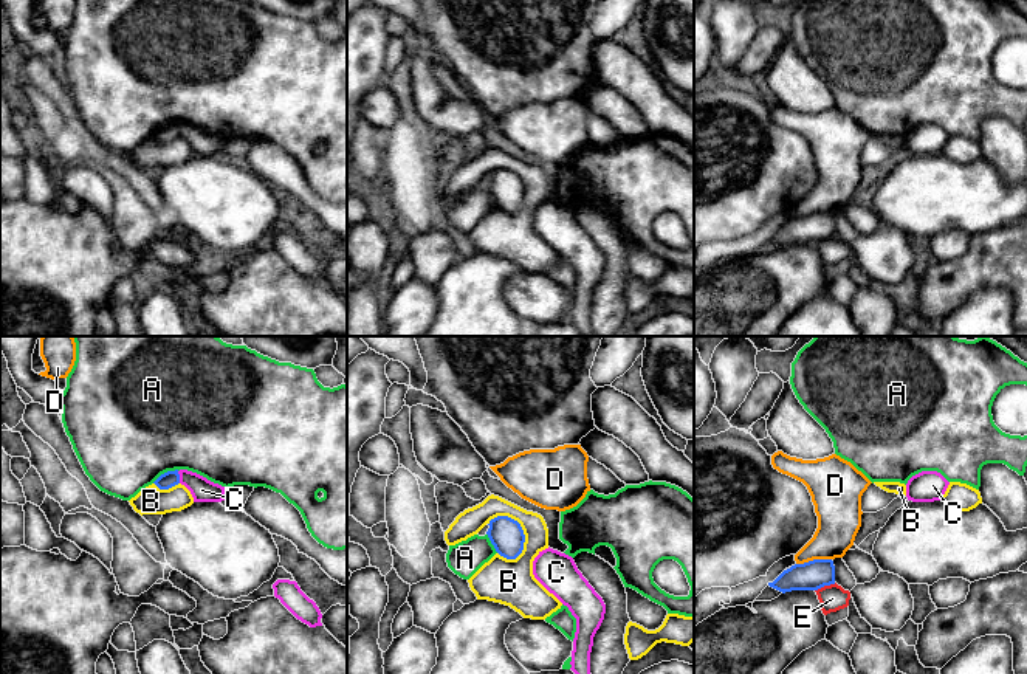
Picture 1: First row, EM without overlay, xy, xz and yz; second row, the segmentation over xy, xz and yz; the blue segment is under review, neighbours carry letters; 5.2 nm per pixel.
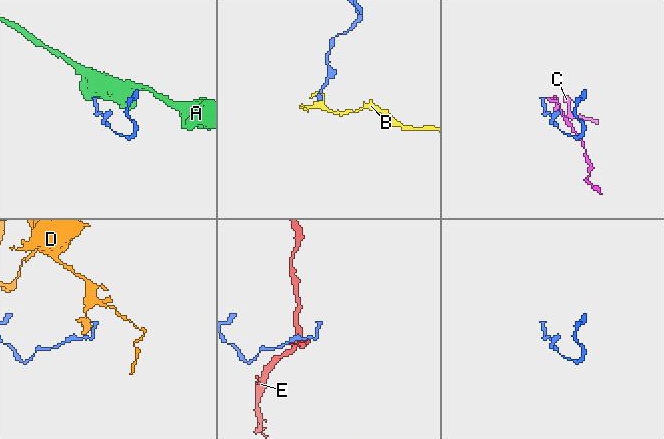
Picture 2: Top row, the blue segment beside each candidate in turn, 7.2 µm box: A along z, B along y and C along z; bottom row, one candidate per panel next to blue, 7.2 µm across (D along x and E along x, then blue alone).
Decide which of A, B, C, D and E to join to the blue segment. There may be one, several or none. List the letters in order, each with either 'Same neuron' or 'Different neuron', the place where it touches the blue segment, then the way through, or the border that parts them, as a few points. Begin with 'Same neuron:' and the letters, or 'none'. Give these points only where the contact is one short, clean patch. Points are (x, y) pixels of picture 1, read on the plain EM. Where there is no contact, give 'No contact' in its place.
Same neuron: none
A: Different neuron. Touches blue at xy (164, 126). Boundary: xy (178, 123), (161, 126), (152, 135)
B: Different neuron. Touches blue at xz (521, 180). Boundary: xz (488, 174), (510, 169), (519, 177), (524, 202), (515, 213)
C: Different neuron. Touches blue at xy (178, 130). Boundary: xy (177, 124), (180, 135)
D: Different neuron. Touches blue at yz (814, 213)
E: Different neuron. Touches blue at yz (824, 237). Boundary: yz (835, 236), (824, 237), (815, 244)

